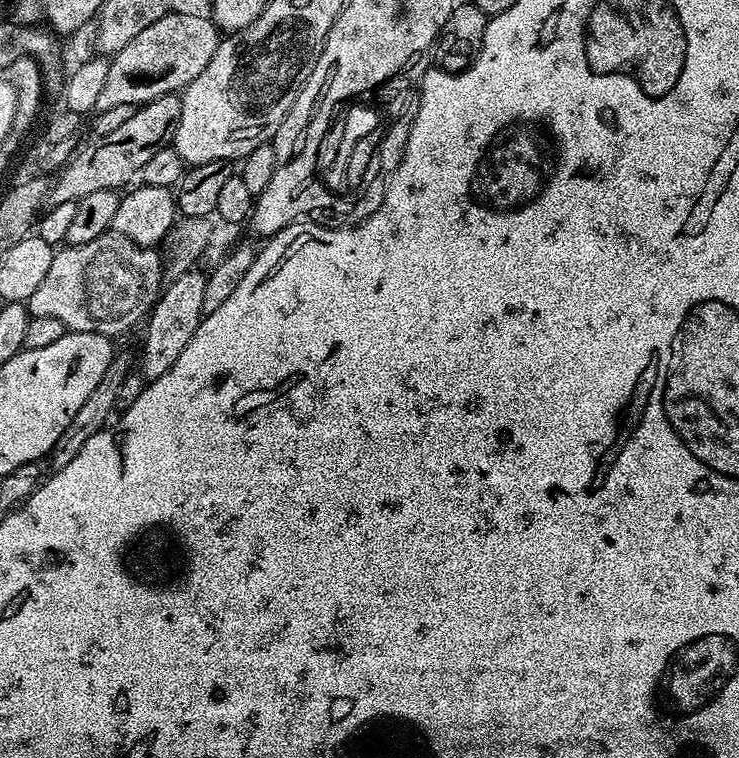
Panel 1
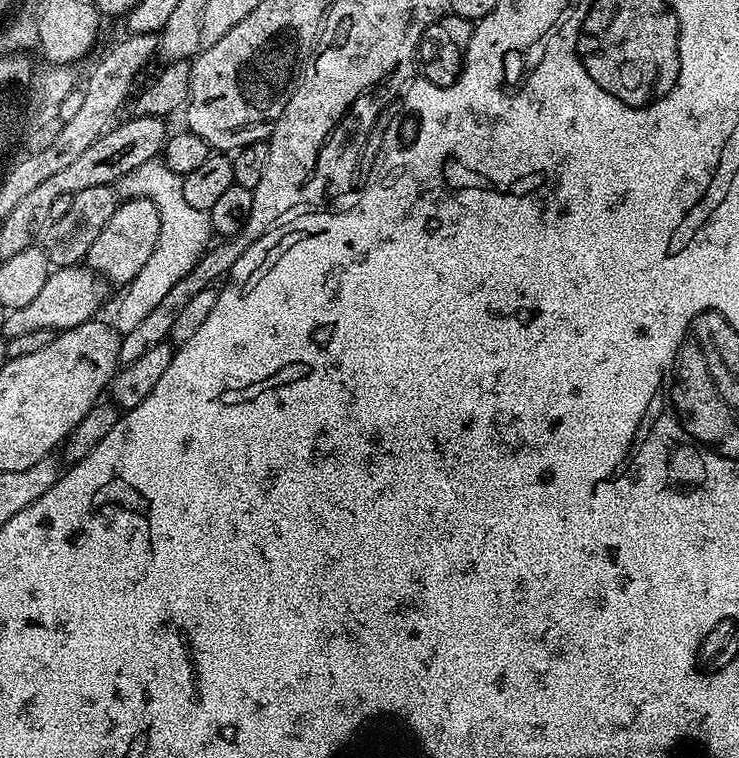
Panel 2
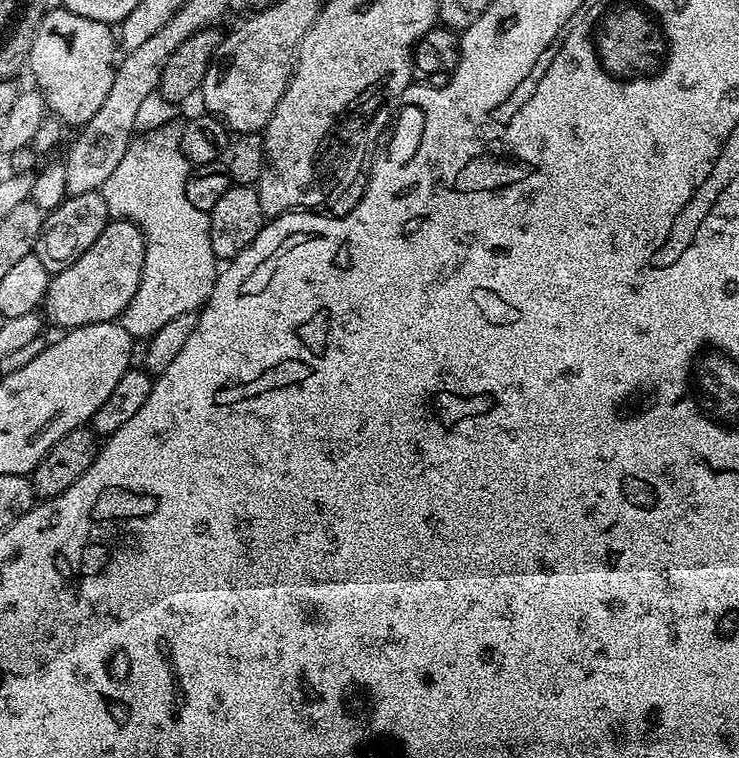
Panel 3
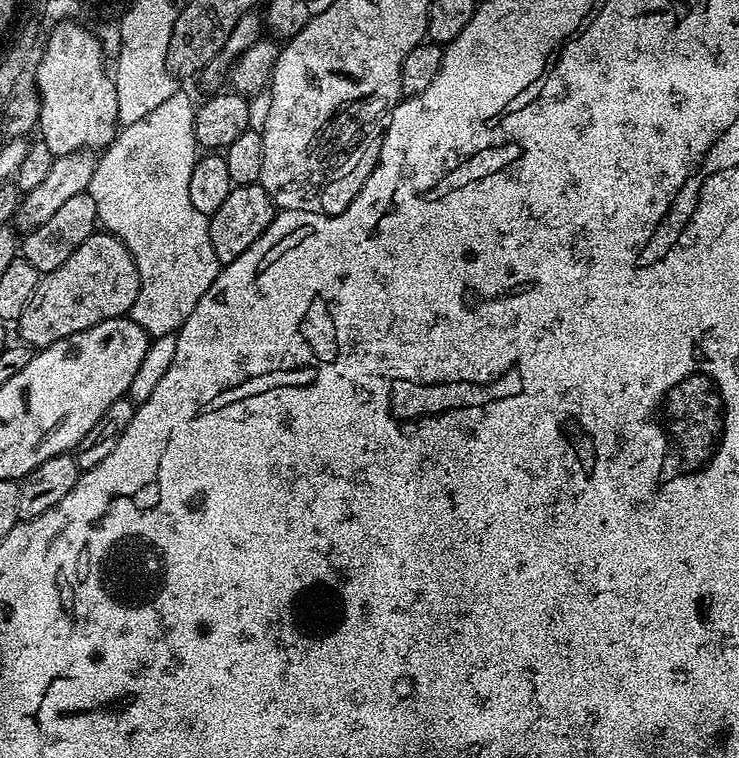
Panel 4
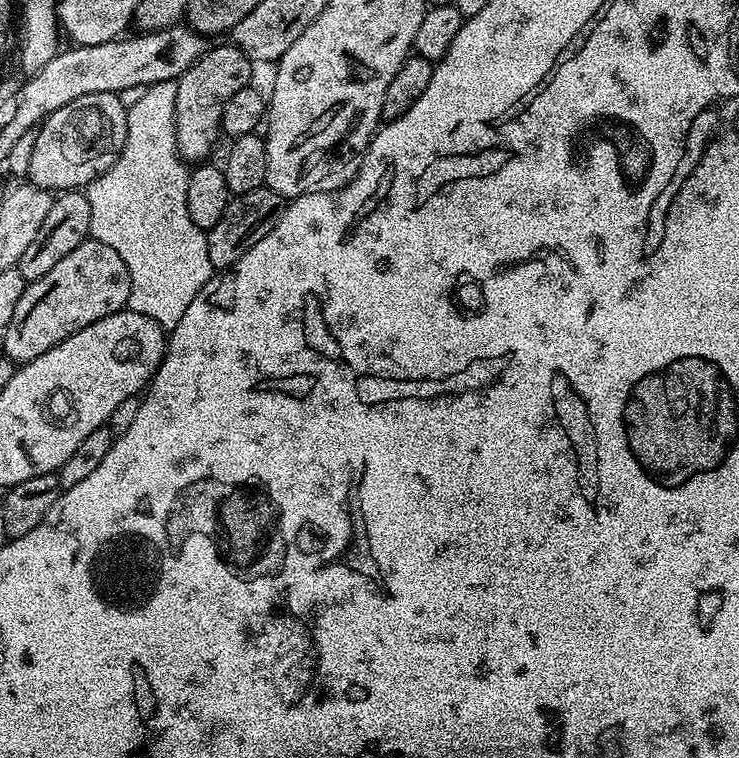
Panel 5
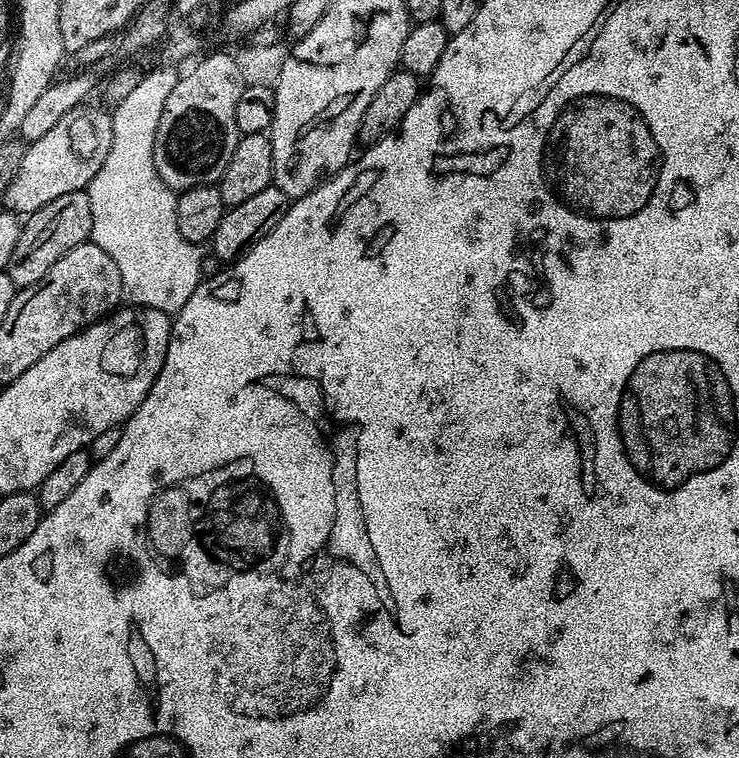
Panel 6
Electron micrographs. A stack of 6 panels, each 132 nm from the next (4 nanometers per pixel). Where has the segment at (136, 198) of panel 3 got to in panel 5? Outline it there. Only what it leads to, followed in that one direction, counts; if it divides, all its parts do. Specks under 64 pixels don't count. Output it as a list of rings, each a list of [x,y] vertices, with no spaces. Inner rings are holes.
[[[167,80],[149,84],[141,91],[138,102],[128,108],[128,133],[120,156],[97,180],[87,185],[90,202],[90,236],[106,246],[118,250],[118,258],[126,262],[130,274],[130,298],[127,311],[150,318],[162,330],[178,326],[186,306],[194,302],[194,294],[212,279],[214,269],[210,262],[210,250],[205,229],[190,222],[190,210],[186,210],[186,186],[189,165],[180,159],[176,149],[176,123],[174,122],[174,98],[176,81]]]

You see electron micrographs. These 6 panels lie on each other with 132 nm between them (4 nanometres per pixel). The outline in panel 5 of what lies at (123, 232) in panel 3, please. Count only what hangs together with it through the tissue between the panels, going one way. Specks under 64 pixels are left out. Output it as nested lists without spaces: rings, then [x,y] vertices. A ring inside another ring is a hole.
[[[91,238],[83,240],[62,262],[57,262],[51,270],[46,270],[42,278],[25,283],[24,293],[18,301],[10,322],[2,329],[4,336],[3,355],[17,365],[29,364],[38,354],[46,354],[58,342],[70,338],[70,334],[78,334],[86,326],[98,322],[115,312],[123,312],[128,307],[130,298],[130,274],[126,270],[126,262],[118,258],[118,250],[114,246],[106,246],[106,242],[98,242]]]

